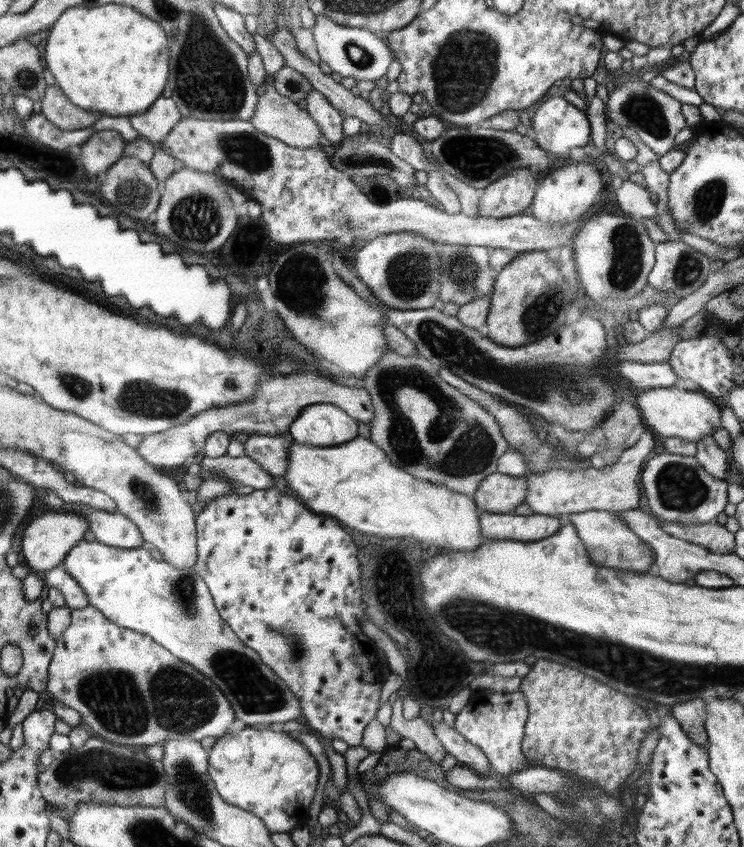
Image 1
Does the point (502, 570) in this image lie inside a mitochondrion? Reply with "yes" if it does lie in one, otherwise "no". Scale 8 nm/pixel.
no

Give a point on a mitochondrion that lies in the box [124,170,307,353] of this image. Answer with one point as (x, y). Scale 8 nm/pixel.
(196, 218)

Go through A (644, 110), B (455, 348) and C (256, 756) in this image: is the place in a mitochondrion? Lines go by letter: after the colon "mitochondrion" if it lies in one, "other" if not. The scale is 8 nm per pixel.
A: mitochondrion
B: mitochondrion
C: other

